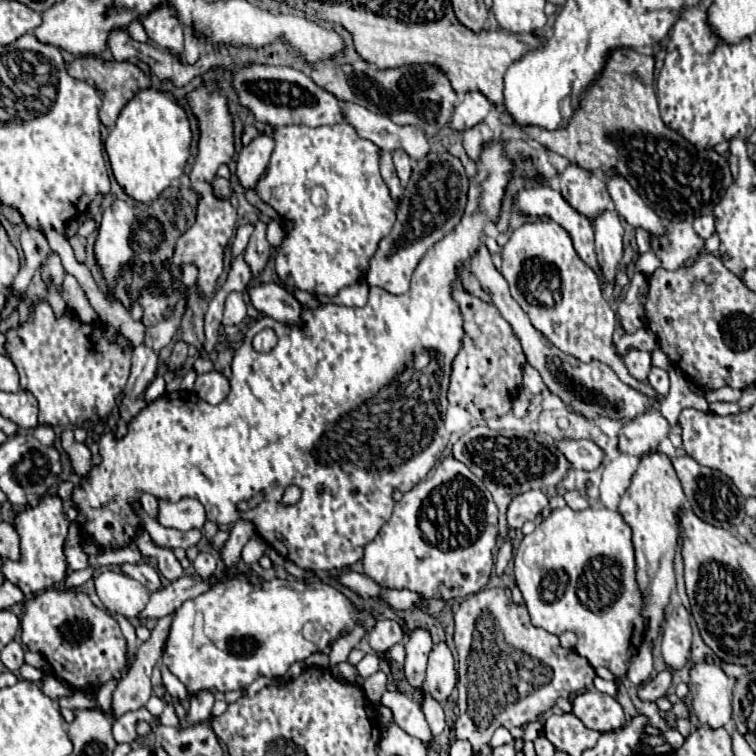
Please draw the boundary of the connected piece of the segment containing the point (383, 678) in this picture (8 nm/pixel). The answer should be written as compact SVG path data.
M377 671L365 679L363 691L371 703L379 703L379 697L387 691L387 681L389 681L389 677L383 671Z

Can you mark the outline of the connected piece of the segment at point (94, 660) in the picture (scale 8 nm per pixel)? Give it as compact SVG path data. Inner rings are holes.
M47 589L41 595L25 601L23 607L25 611L21 615L21 643L29 651L43 655L59 679L67 681L75 689L93 689L107 683L109 679L121 679L121 667L127 661L125 637L113 615L101 607L95 607L85 593L75 589Z

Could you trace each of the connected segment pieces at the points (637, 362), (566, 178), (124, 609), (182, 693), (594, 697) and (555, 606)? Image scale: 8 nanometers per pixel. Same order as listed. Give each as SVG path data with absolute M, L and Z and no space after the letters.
M631 347L631 349L627 349L627 353L621 359L623 359L627 371L631 373L631 377L635 377L637 381L647 379L647 373L651 369L651 355L649 353Z
M569 165L561 173L561 195L563 199L587 219L595 219L599 213L609 209L611 197L601 177L591 175L579 165Z
M103 571L95 579L95 589L111 613L121 613L127 619L135 619L147 605L149 593L139 585L139 581L131 579L119 571Z
M161 665L162 683L166 691L178 701L184 701L188 698L188 691L183 683L177 679L170 671L167 671L165 665Z
M589 689L575 695L571 705L571 713L579 717L585 727L595 729L599 733L613 731L625 725L625 713L621 705L613 697L597 689Z
M587 497L589 503L589 509L583 509L583 511L573 511L569 507L563 507L563 509L553 509L537 527L531 535L525 535L519 549L515 551L515 579L519 583L519 589L523 593L523 599L525 599L525 605L529 609L529 615L531 615L531 623L535 627L541 627L549 633L555 633L555 635L561 635L565 631L573 631L577 635L577 653L587 657L591 661L591 665L597 669L597 667L607 667L611 673L615 673L619 679L627 673L629 669L629 661L631 657L639 651L641 647L641 641L643 641L643 635L645 635L645 619L641 615L641 609L643 609L643 593L637 585L637 579L635 579L635 555L633 555L633 543L631 543L631 527L623 521L621 513L618 508L607 509L607 507L599 507L599 497L595 501L591 501Z

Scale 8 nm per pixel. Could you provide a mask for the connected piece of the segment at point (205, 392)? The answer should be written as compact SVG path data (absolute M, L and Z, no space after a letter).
M217 371L203 373L195 381L195 394L207 403L217 405L227 397L227 393L229 393L229 381L225 375L221 375Z

